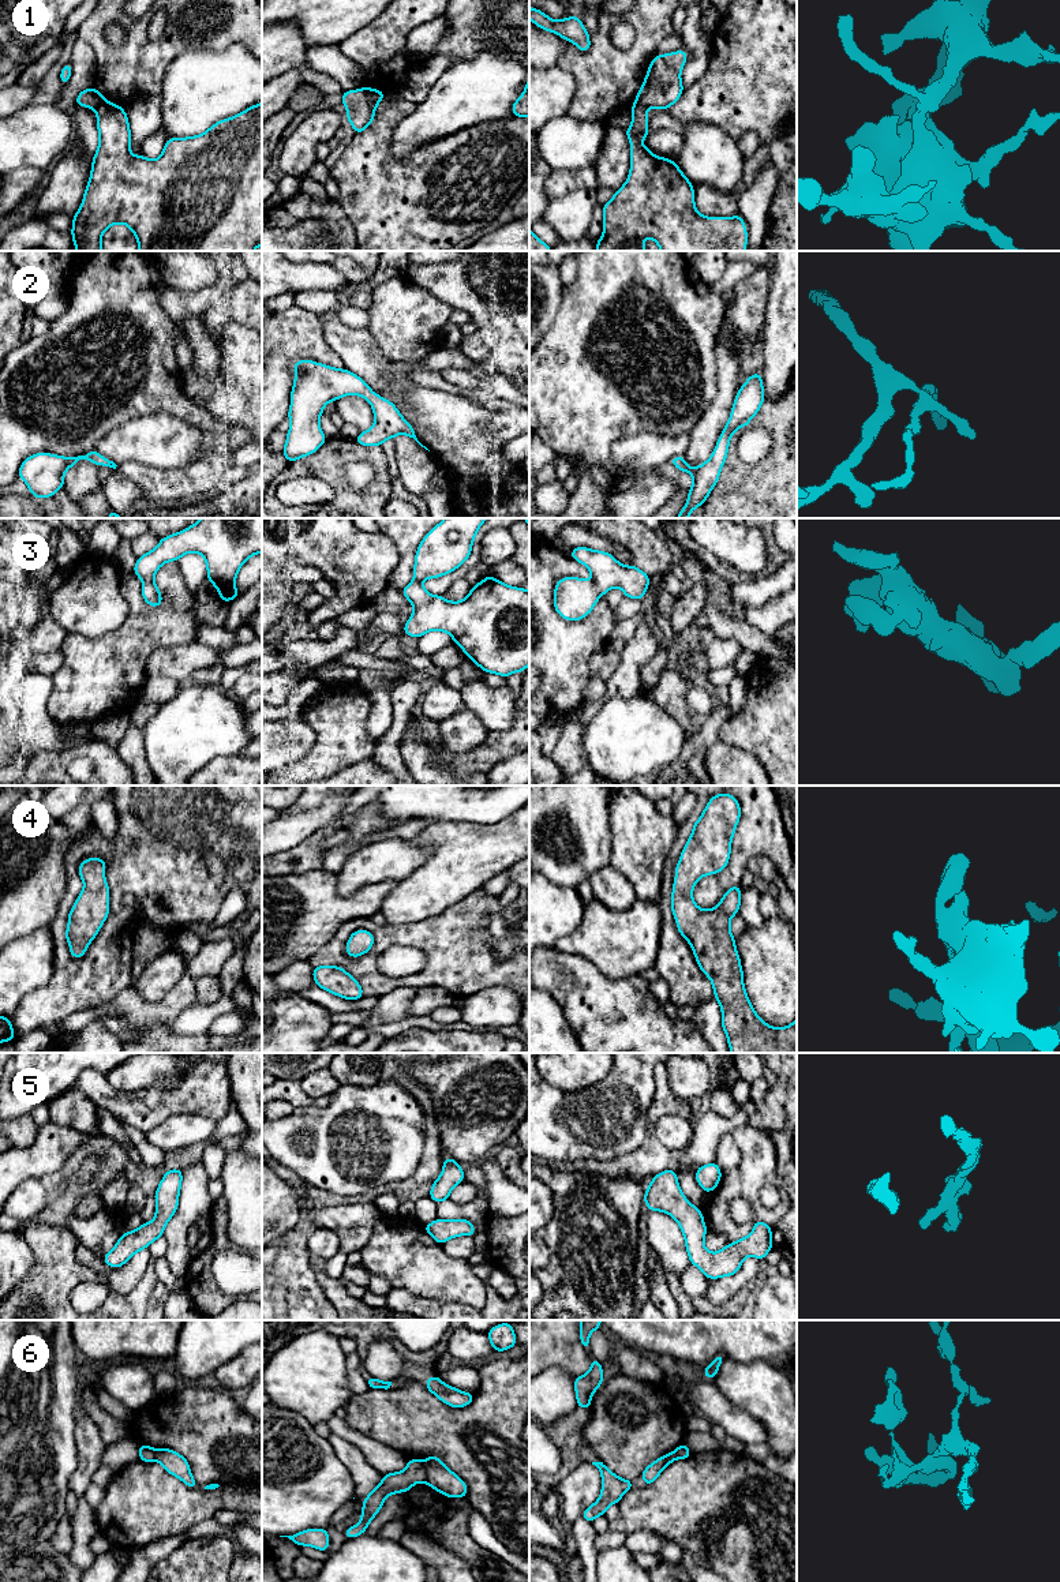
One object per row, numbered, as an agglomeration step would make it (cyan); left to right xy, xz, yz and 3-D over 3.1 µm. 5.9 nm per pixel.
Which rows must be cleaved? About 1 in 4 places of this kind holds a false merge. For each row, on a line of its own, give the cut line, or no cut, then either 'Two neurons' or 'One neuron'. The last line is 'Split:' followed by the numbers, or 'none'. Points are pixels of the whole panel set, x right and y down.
1: Split along xz (364, 87), (377, 104). Two neurons
2: No split. One neuron
3: No split. One neuron
4: No split. One neuron
5: No split. One neuron
6: Split along xz (423, 1462), (424, 1481). Two neurons
Split: 1, 6

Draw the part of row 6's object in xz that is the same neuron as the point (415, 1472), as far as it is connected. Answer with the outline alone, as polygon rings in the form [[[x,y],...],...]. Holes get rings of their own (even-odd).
[[[408,1459],[407,1467],[402,1472],[385,1474],[382,1482],[364,1499],[360,1522],[344,1530],[345,1537],[353,1538],[363,1534],[389,1495],[408,1492],[415,1484],[424,1482],[424,1480],[424,1462],[417,1459]]]

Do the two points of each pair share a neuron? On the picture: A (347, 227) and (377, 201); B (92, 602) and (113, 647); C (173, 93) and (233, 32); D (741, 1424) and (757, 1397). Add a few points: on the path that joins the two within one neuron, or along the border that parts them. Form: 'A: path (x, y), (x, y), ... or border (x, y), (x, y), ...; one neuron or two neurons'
A: border (334, 202), (344, 212), (356, 236); two neurons
B: border (128, 608), (109, 632), (75, 634); two neurons
C: border (246, 47), (231, 44), (223, 51), (182, 52); two neurons
D: border (720, 1394), (753, 1416), (764, 1427), (767, 1438); two neurons

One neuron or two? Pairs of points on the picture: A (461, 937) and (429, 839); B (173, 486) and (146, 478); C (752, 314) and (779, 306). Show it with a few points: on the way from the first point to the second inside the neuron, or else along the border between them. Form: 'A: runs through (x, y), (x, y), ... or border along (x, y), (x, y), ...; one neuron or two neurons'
A: border along (479, 889), (465, 895), (438, 914), (422, 919); two neurons
B: runs through (167, 486), (157, 486), (153, 482); one neuron
C: border along (770, 278), (767, 317), (763, 332); two neurons

